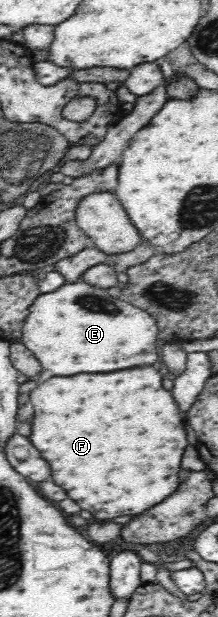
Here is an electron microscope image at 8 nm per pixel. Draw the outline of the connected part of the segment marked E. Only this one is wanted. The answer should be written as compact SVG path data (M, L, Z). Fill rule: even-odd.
M76 281L61 285L54 293L39 295L29 307L21 342L50 375L106 373L157 363L159 329L155 319L141 307L112 297L108 290Z

